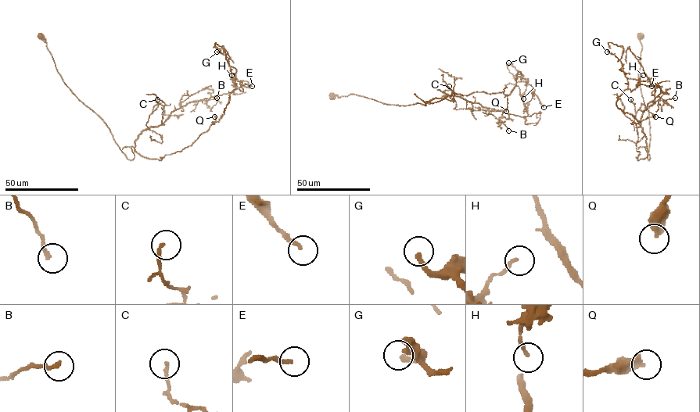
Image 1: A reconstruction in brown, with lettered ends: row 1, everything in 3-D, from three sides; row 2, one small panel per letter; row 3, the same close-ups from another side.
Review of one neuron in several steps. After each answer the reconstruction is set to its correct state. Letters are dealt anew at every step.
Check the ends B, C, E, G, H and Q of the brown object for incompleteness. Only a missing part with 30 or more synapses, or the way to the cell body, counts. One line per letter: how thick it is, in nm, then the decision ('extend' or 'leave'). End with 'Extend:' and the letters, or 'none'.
B: calibre 200 nm; leave
C: calibre 150 nm; leave
E: calibre 200 nm; leave
G: calibre 240 nm; extend
H: calibre 150 nm; leave
Q: calibre 460 nm; leave
Extend: G

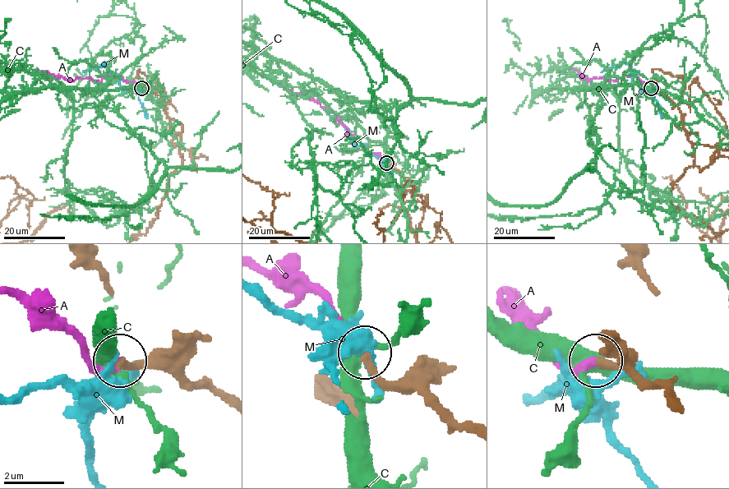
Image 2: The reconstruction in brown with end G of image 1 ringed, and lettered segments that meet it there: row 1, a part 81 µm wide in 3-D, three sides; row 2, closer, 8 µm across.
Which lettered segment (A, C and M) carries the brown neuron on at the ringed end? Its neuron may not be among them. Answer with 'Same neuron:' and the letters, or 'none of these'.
Same neuron: A

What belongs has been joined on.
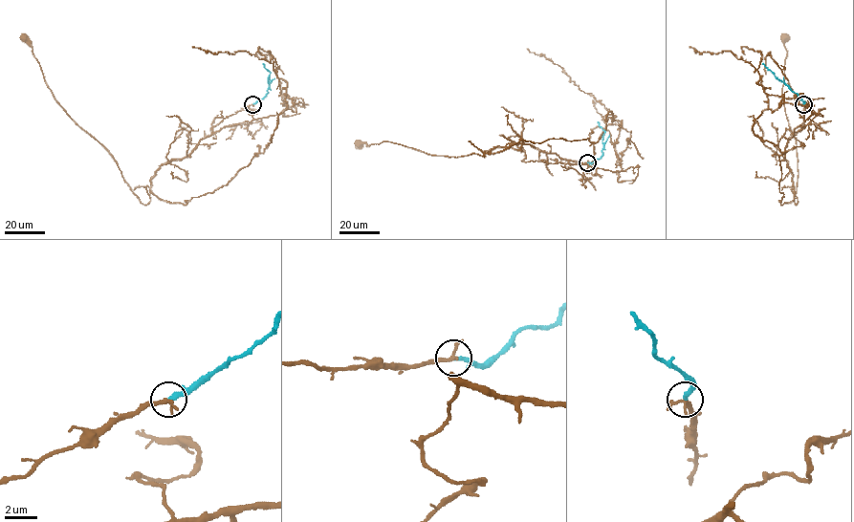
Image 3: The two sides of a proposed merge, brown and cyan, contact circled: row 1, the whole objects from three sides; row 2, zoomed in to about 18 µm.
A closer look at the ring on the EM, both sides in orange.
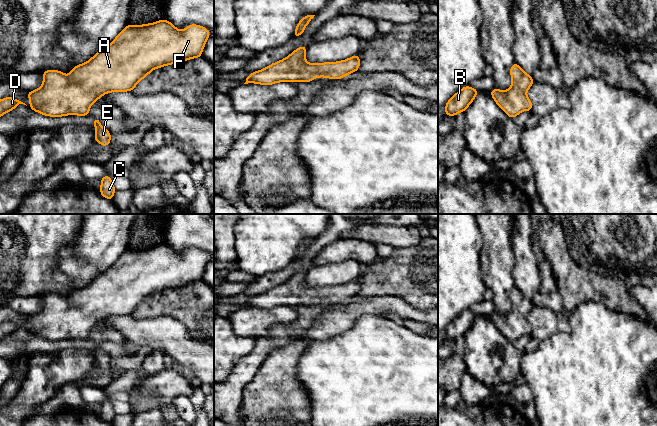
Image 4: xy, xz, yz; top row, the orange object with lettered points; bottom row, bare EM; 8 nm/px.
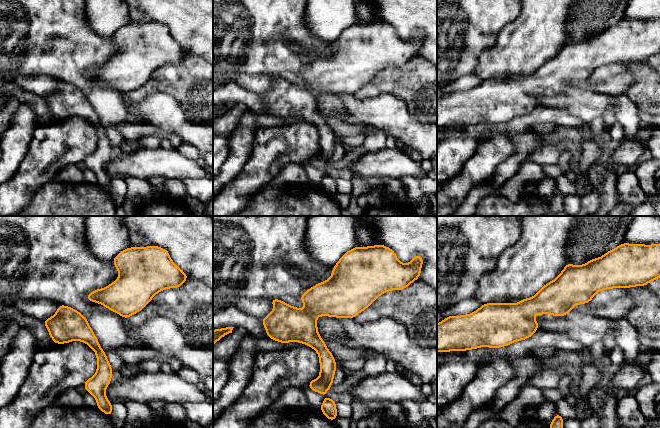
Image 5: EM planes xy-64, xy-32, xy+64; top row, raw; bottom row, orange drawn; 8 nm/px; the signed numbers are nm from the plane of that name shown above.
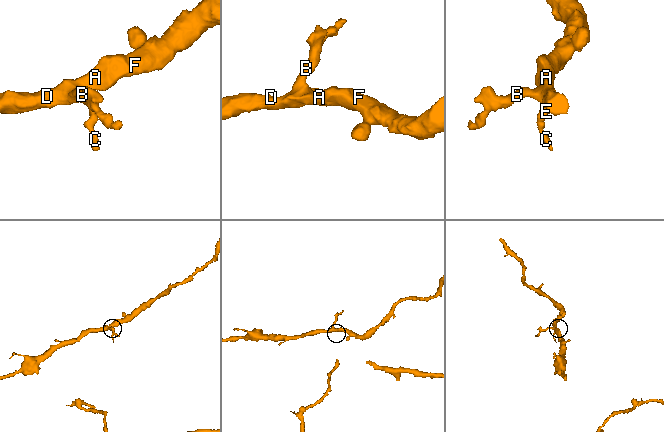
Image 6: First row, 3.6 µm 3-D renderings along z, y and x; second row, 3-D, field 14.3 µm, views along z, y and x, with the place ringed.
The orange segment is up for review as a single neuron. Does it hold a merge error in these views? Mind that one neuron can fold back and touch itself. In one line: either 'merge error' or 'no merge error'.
no merge error

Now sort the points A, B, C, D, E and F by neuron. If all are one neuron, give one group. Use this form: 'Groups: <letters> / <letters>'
Groups: A B C D E F

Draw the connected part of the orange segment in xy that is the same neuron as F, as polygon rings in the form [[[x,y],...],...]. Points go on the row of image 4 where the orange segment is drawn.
[[[165,19],[140,26],[126,25],[106,48],[97,52],[89,61],[81,65],[76,65],[70,71],[69,76],[53,69],[44,71],[43,85],[37,90],[28,91],[28,98],[31,104],[28,108],[51,117],[65,115],[87,116],[91,105],[104,94],[109,92],[133,91],[137,83],[145,78],[152,70],[169,64],[180,64],[186,60],[201,57],[209,36],[210,32],[203,26],[191,24],[183,31],[179,31],[171,22]]]

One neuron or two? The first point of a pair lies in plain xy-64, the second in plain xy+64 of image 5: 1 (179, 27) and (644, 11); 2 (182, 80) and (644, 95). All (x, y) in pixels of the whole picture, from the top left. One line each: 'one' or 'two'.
1: one
2: one

